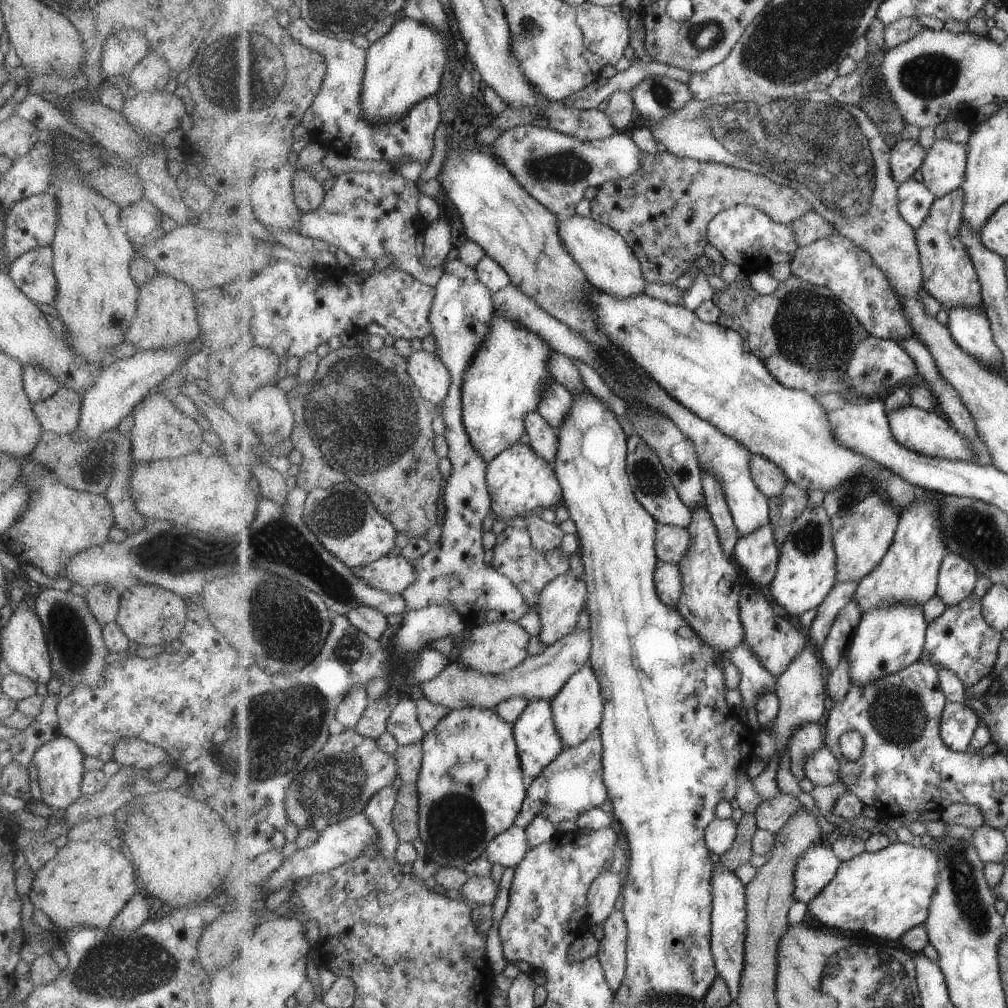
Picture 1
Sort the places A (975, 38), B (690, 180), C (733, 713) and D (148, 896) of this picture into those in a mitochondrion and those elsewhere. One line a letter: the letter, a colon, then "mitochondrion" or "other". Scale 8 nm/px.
A: other
B: mitochondrion
C: other
D: other

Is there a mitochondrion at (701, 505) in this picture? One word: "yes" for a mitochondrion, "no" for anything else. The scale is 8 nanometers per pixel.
no

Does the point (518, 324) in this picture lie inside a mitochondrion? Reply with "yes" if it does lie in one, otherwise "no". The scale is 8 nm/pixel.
no

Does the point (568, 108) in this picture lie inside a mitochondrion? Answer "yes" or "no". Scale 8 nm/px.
no

